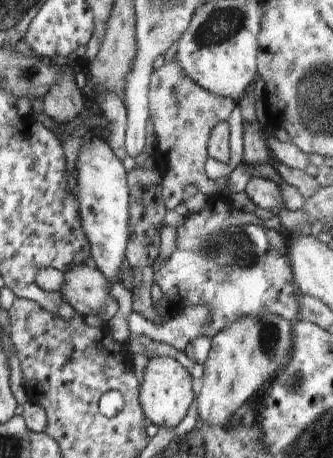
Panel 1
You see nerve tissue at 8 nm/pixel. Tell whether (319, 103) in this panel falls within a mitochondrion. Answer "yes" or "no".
yes

